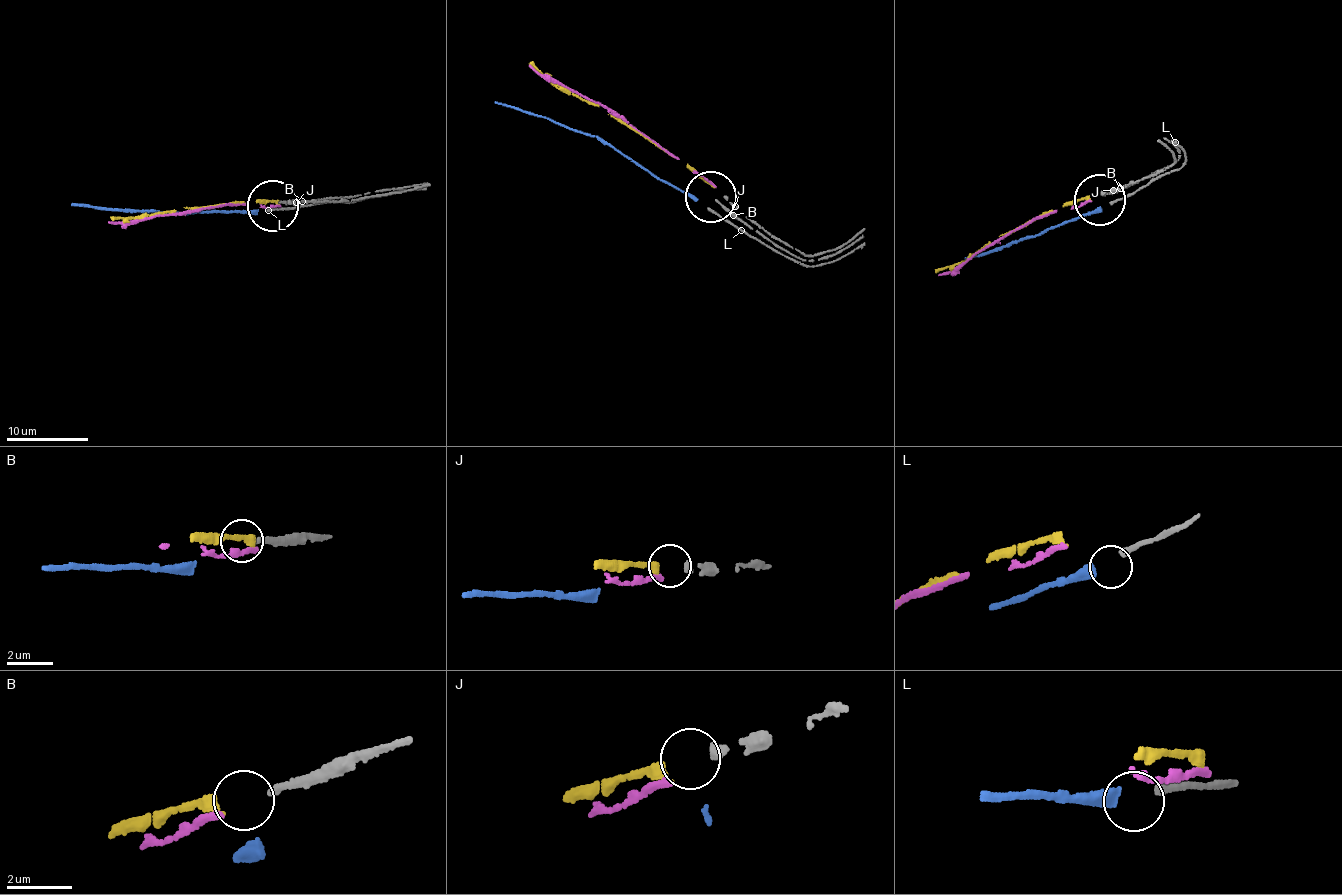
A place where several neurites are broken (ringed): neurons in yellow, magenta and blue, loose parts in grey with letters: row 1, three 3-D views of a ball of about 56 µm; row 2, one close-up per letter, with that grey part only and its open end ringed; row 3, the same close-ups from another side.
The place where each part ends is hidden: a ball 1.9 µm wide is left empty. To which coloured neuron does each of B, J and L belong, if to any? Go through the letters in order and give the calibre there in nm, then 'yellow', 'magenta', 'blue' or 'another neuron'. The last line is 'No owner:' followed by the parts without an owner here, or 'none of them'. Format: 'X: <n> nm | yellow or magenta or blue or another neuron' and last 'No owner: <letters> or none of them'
B: 180 nm | another neuron
J: 200 nm | yellow
L: 280 nm | blue
No owner: B

